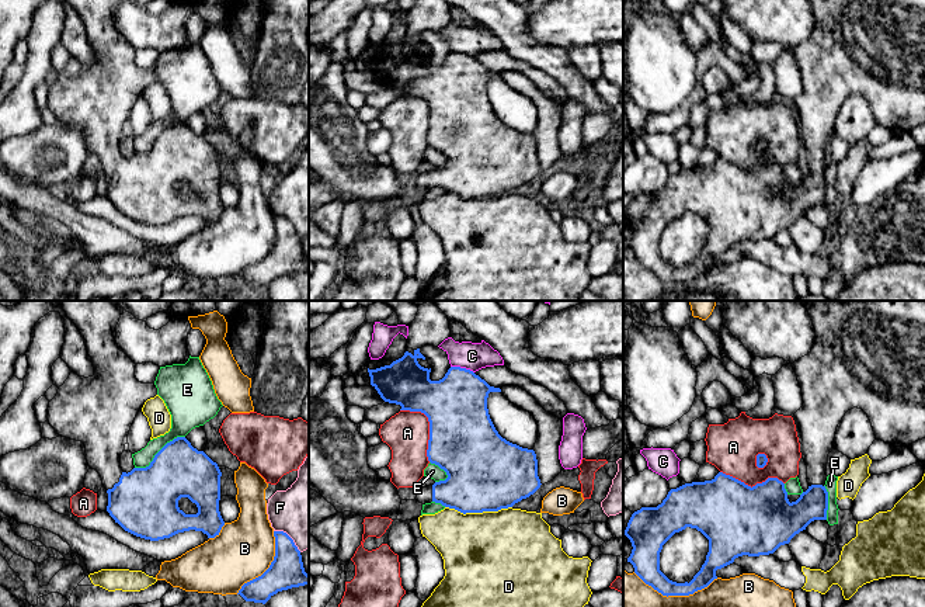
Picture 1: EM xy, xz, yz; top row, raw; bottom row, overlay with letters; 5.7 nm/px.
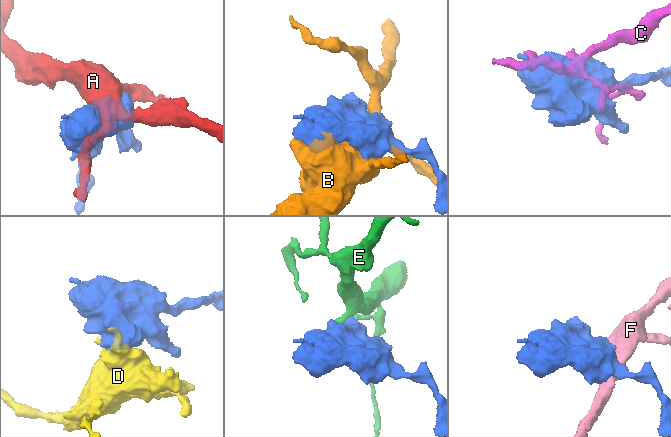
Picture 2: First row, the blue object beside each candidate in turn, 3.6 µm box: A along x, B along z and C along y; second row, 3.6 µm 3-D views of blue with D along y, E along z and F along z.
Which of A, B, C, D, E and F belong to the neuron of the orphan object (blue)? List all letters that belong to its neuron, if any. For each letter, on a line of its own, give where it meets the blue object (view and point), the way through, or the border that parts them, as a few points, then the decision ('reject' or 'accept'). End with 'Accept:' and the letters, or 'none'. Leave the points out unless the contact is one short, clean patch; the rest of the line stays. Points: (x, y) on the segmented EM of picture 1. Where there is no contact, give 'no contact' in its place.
A: xz (430, 426) | reject
B: yz (675, 595) | reject
C: xz (462, 368) | reject
D: xz (479, 512) | reject
E: xy (157, 453) | reject
F: xy (289, 537) | along xy (274, 530), (282, 530), (301, 551) | reject
Accept: none

